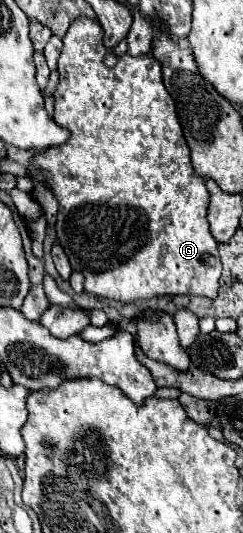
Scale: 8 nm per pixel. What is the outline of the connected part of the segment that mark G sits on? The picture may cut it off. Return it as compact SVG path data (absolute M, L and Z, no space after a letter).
M78 17L70 23L68 33L64 35L64 49L58 59L58 73L60 73L60 83L54 95L54 121L62 125L66 131L70 131L70 137L66 143L40 151L30 159L30 169L36 169L42 177L44 183L52 189L54 197L60 203L58 219L56 219L56 235L58 243L64 247L64 253L70 259L70 265L74 271L84 275L84 291L102 299L114 299L120 303L132 303L140 299L154 299L154 297L164 297L164 295L198 295L198 297L208 297L214 299L220 287L220 275L222 275L222 263L218 257L218 241L212 237L208 229L208 219L206 219L206 209L208 209L208 191L204 185L204 179L198 177L192 169L190 161L190 149L186 145L186 139L182 135L182 127L176 117L176 107L162 83L162 65L158 67L158 61L150 55L124 55L116 57L114 67L106 65L106 55L108 49L102 43L104 29L100 27L98 21Z

